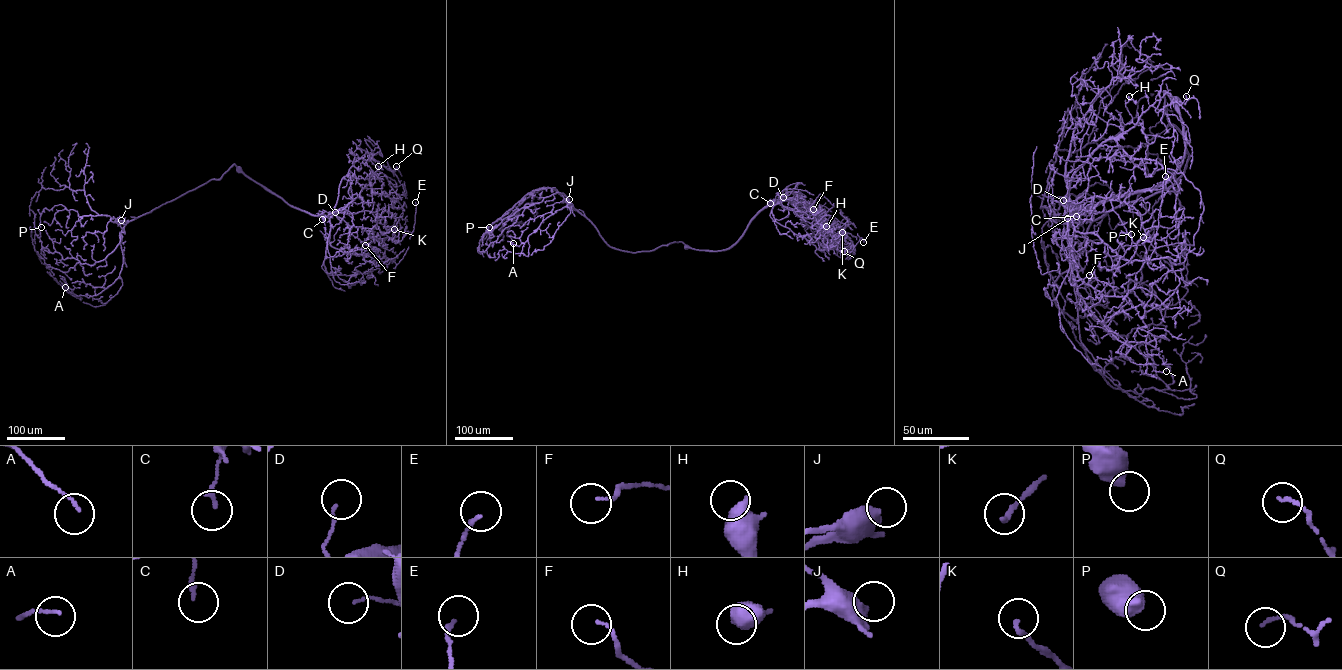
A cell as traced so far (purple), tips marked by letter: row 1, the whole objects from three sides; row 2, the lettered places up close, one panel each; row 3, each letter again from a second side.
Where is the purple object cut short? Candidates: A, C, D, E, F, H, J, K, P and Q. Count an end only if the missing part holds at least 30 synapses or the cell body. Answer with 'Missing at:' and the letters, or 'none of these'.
Missing at: none of these

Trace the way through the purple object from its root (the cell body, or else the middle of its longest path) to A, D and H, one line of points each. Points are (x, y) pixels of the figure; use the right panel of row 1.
A: (1176, 101), (1164, 91), (1183, 172), (1095, 219), (1070, 269), (1092, 367), (1136, 393), (1167, 389), (1166, 371)
D: (1176, 101), (1185, 155), (1167, 180), (1090, 207), (1071, 209), (1063, 200)
H: (1176, 101), (1185, 155), (1173, 174), (1071, 209), (1074, 172), (1141, 123), (1132, 122), (1129, 96)

